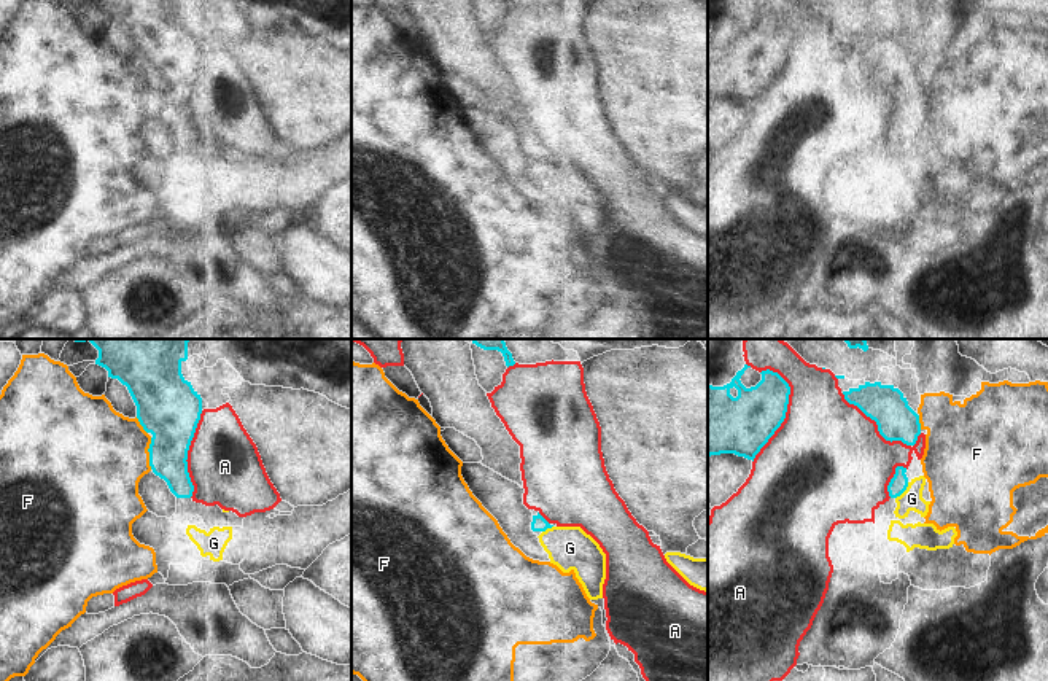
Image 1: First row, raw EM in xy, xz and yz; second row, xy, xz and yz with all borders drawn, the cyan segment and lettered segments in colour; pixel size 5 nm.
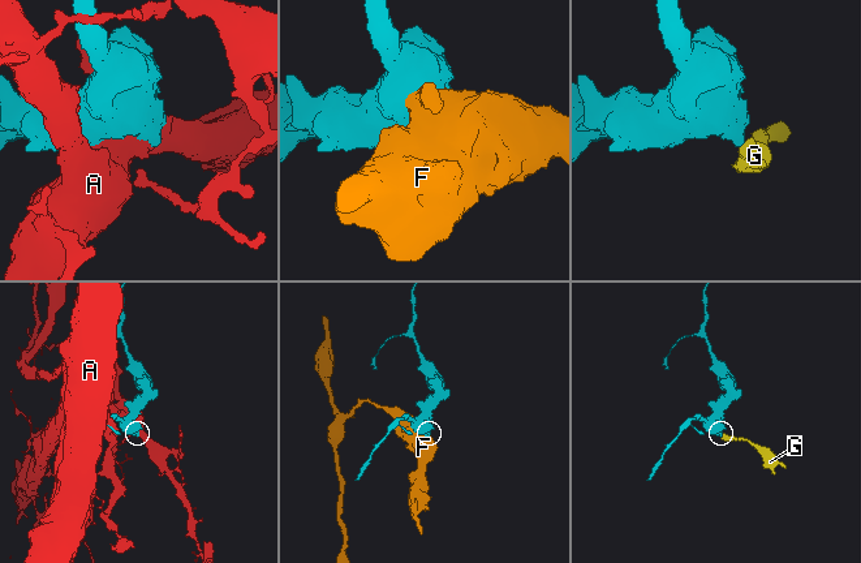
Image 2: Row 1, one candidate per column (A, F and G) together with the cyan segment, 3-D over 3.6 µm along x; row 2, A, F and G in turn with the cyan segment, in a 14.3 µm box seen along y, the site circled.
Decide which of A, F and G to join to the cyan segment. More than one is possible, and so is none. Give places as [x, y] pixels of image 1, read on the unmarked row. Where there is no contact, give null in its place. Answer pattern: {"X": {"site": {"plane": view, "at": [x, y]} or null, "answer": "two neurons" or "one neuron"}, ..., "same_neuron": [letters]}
{"A": {"site": {"plane": "yz", "at": [784, 58]}, "answer": "two neurons"}, "F": {"site": {"plane": "xy", "at": [150, 97]}, "answer": "two neurons"}, "G": {"site": {"plane": "yz", "at": [904, 134]}, "answer": "one neuron"}, "same_neuron": ["G"]}

